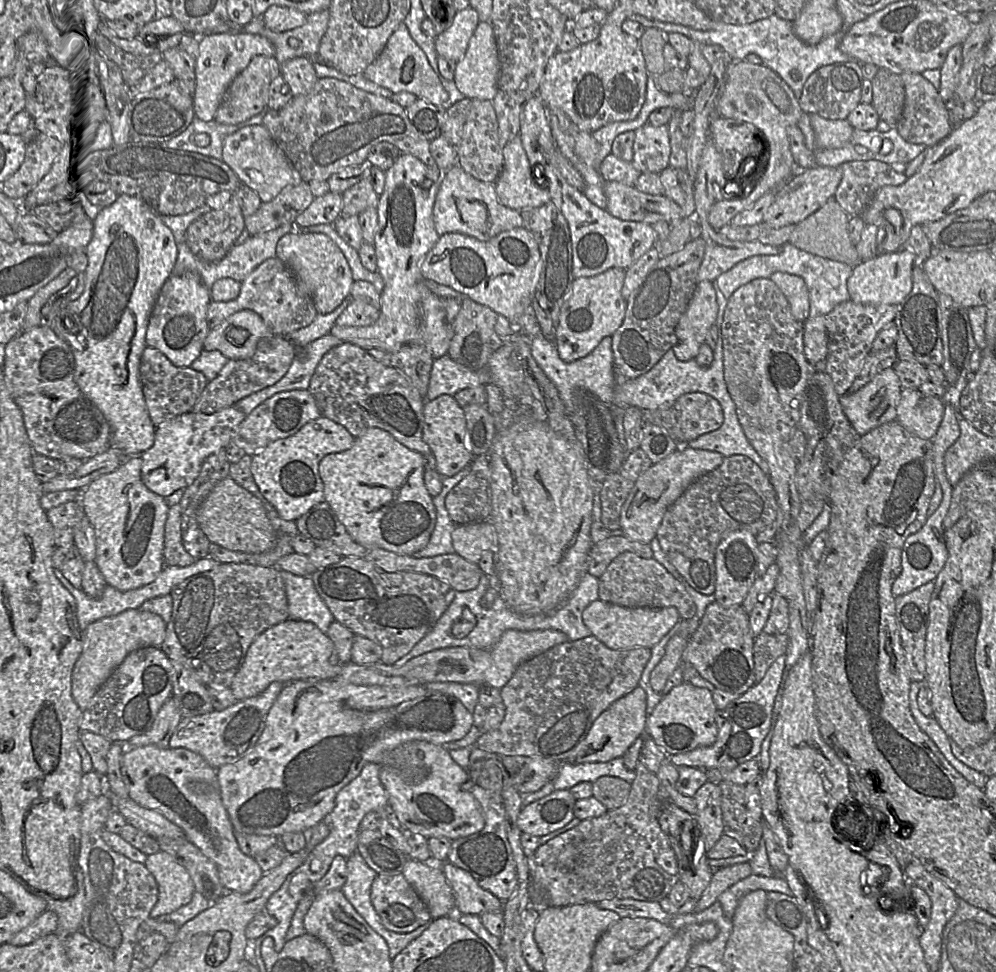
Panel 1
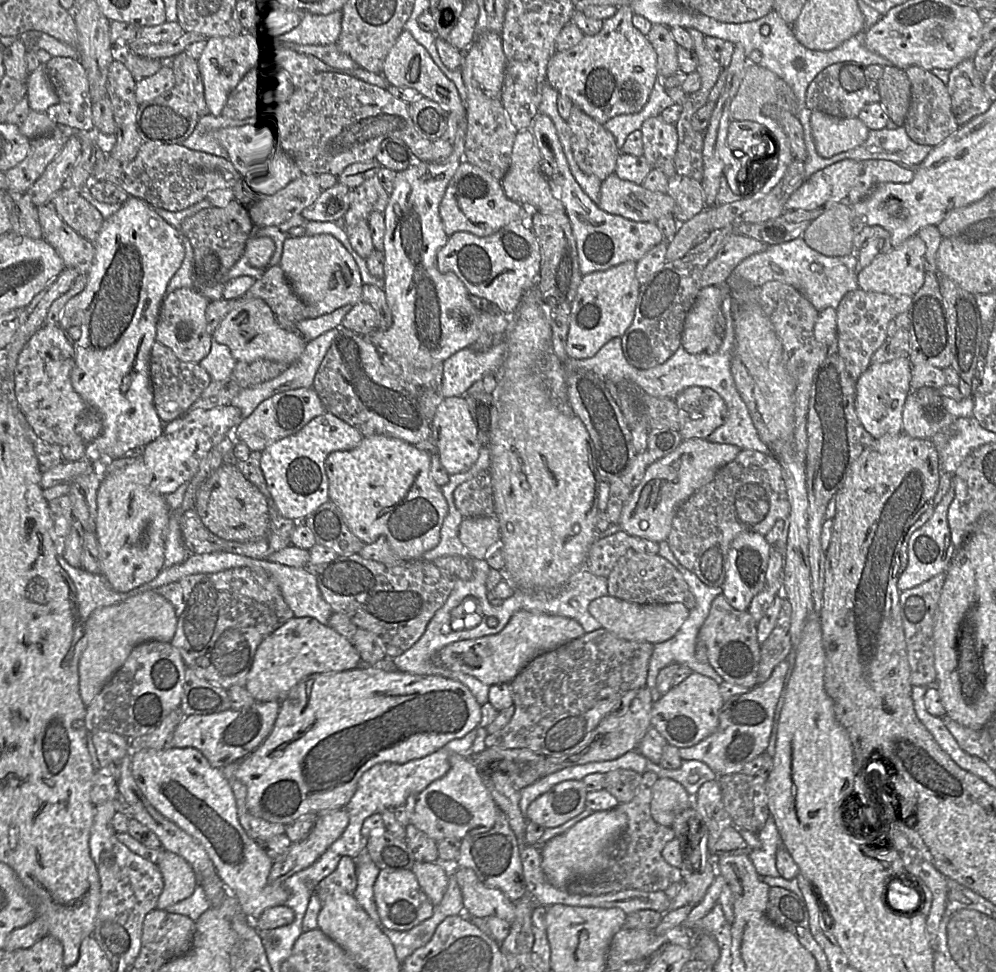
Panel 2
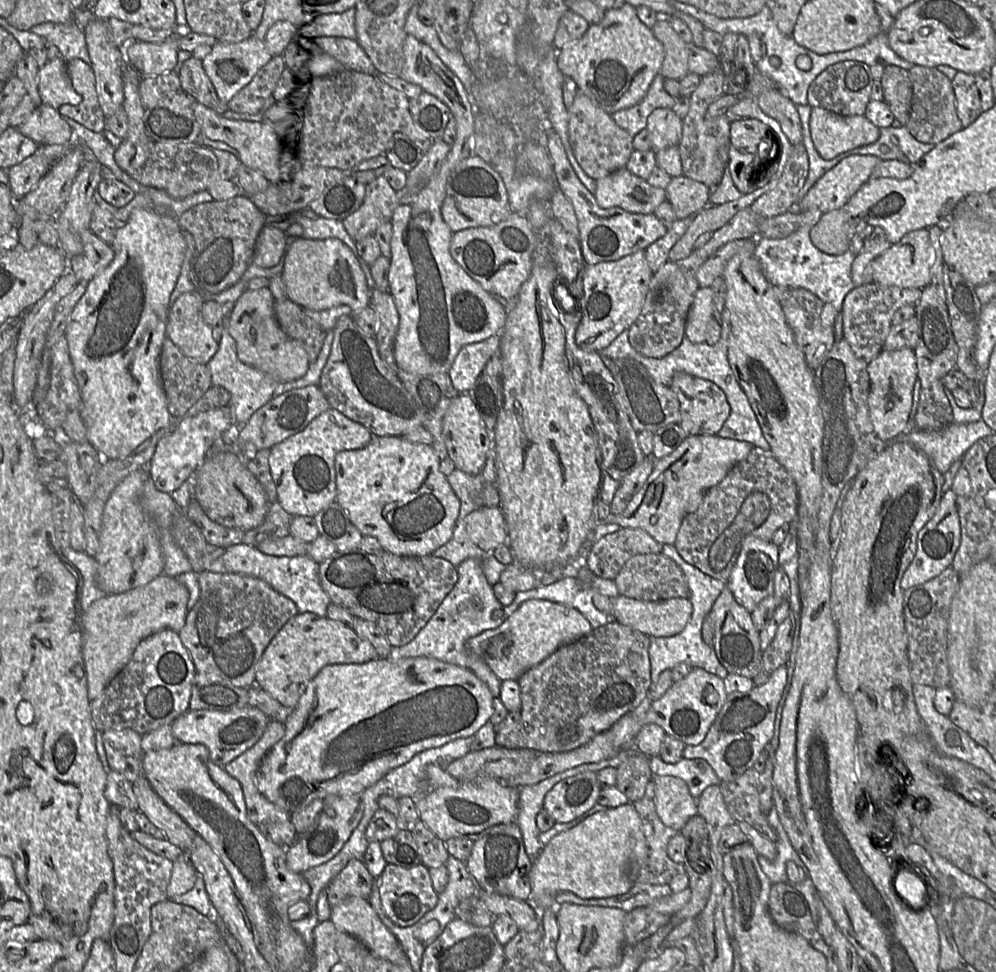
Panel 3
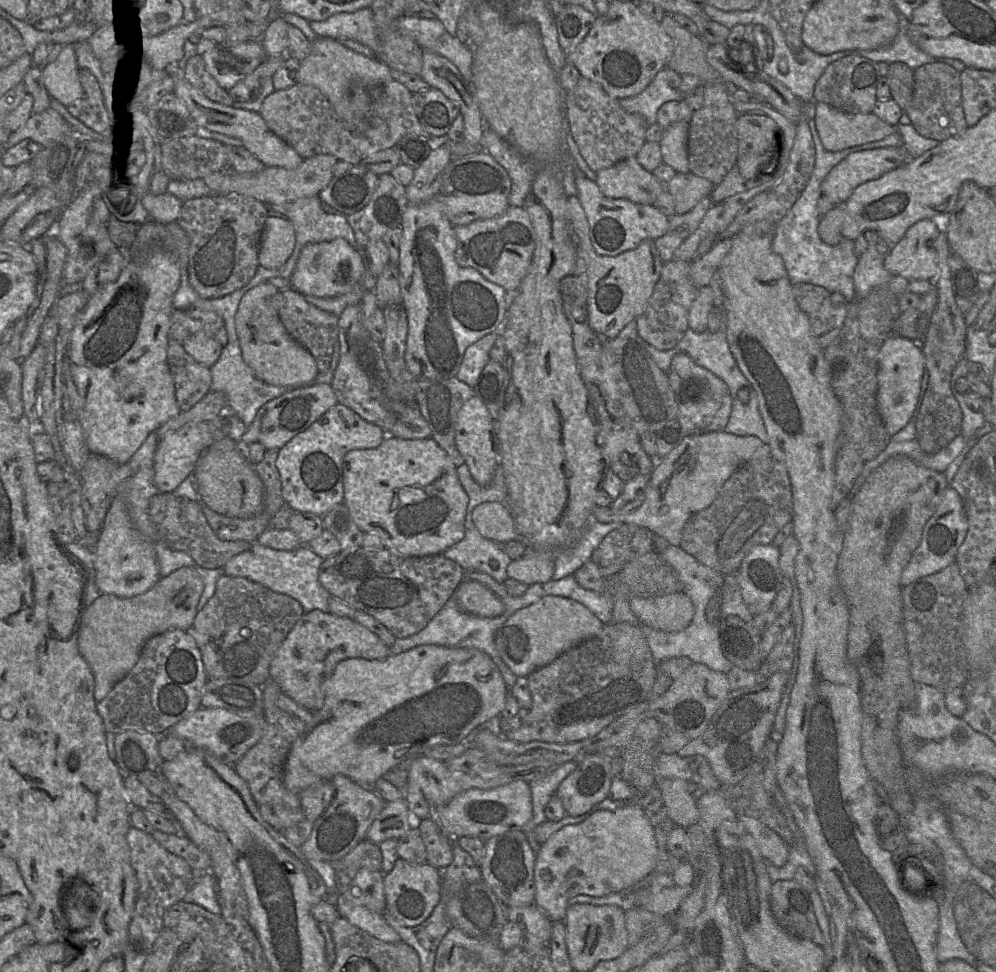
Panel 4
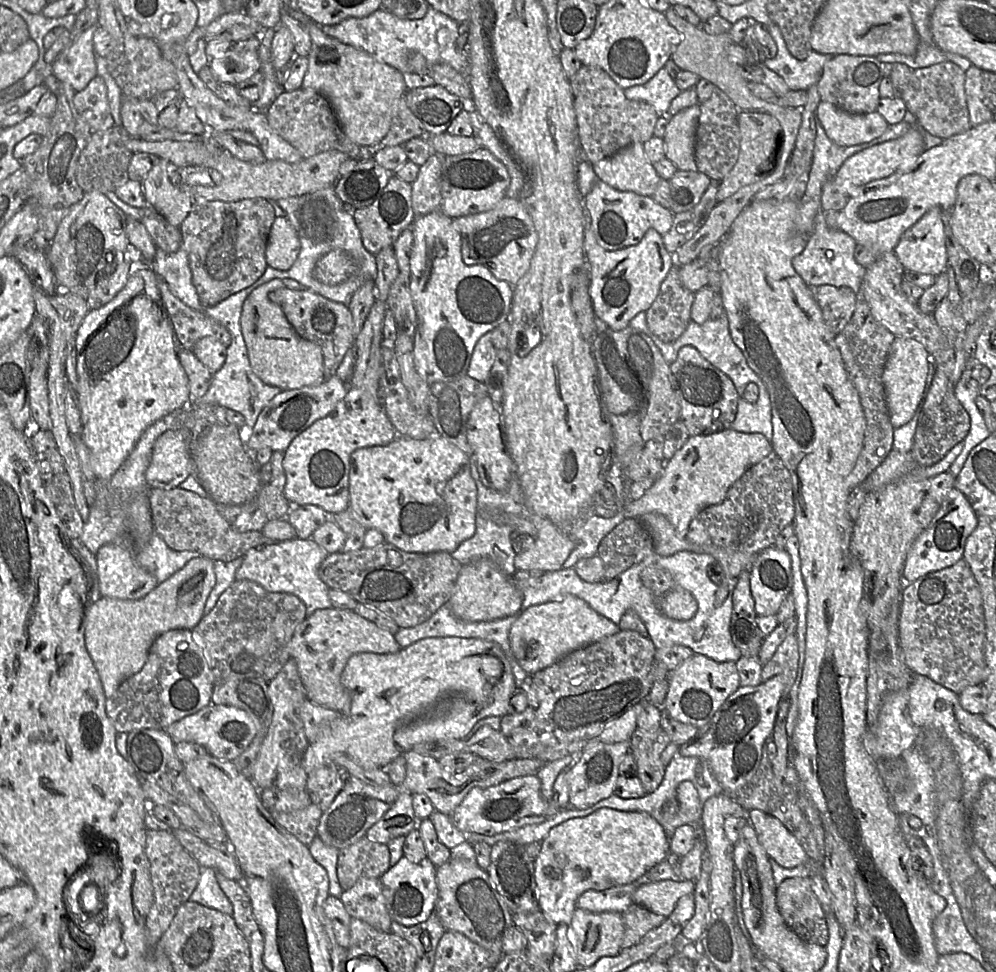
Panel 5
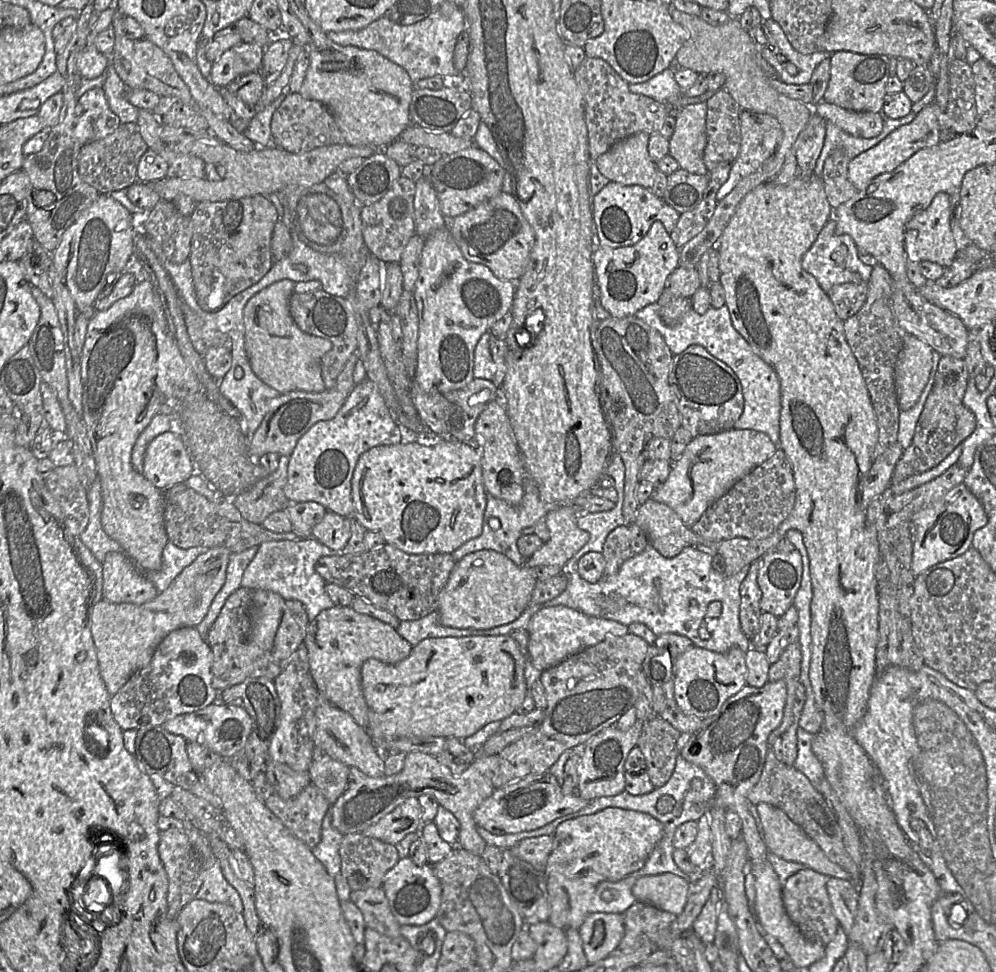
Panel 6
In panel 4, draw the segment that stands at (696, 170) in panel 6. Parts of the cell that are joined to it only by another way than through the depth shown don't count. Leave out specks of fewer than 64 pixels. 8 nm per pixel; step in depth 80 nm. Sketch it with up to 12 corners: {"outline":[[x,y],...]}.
{"outline":[[689,121],[664,131],[662,162],[688,173]]}

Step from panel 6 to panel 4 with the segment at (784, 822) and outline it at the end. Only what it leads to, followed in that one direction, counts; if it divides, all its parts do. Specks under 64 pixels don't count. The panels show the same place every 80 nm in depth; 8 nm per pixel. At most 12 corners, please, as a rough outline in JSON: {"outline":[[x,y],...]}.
{"outline":[[738,816],[761,855],[781,867],[790,844],[759,820]]}

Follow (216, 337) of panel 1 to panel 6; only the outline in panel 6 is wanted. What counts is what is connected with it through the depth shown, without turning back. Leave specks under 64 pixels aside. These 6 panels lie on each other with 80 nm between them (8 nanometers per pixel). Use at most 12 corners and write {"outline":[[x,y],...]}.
{"outline":[[277,281],[243,312],[252,370],[280,394],[323,392],[332,343],[300,330],[295,282]]}

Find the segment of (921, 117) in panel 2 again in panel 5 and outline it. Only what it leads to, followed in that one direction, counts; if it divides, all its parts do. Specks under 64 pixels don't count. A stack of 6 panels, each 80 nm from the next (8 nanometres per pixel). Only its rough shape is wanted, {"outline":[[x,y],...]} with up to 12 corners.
{"outline":[[914,70],[900,96],[916,125],[944,140],[972,127],[965,71]]}

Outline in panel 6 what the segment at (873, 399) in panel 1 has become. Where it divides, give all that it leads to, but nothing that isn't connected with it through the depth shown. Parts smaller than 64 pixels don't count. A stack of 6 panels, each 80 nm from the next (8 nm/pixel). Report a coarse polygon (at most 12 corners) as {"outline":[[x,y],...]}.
{"outline":[[906,335],[894,372],[901,412],[927,384],[932,348]]}

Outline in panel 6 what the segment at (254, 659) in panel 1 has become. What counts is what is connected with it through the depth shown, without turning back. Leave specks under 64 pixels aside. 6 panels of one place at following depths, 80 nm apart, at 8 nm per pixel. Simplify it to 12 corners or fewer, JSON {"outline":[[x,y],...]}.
{"outline":[[350,606],[309,621],[303,646],[321,696],[365,729],[363,663],[413,648]]}

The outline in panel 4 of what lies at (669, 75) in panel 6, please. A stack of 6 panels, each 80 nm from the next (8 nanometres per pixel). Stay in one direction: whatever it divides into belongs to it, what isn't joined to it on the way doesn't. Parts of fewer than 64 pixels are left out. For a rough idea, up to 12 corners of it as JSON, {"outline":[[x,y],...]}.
{"outline":[[662,68],[641,93],[621,99],[626,111],[656,122],[663,104],[682,98]]}

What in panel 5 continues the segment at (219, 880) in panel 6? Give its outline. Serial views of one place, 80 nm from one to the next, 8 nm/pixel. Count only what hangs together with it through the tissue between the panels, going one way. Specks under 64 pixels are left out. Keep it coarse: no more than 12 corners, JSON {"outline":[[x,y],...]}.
{"outline":[[202,868],[189,901],[231,915],[213,868]]}

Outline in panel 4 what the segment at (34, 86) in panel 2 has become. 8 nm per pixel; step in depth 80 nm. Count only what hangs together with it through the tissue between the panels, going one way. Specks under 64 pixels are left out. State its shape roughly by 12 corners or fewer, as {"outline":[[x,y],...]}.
{"outline":[[73,44],[41,68],[65,107],[84,96]]}

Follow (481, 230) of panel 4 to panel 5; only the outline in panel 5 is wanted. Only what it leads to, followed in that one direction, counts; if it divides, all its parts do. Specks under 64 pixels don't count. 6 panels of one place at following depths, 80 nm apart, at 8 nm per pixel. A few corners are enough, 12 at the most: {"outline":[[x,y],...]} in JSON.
{"outline":[[506,196],[454,218],[465,264],[513,286],[538,243],[531,216]]}

